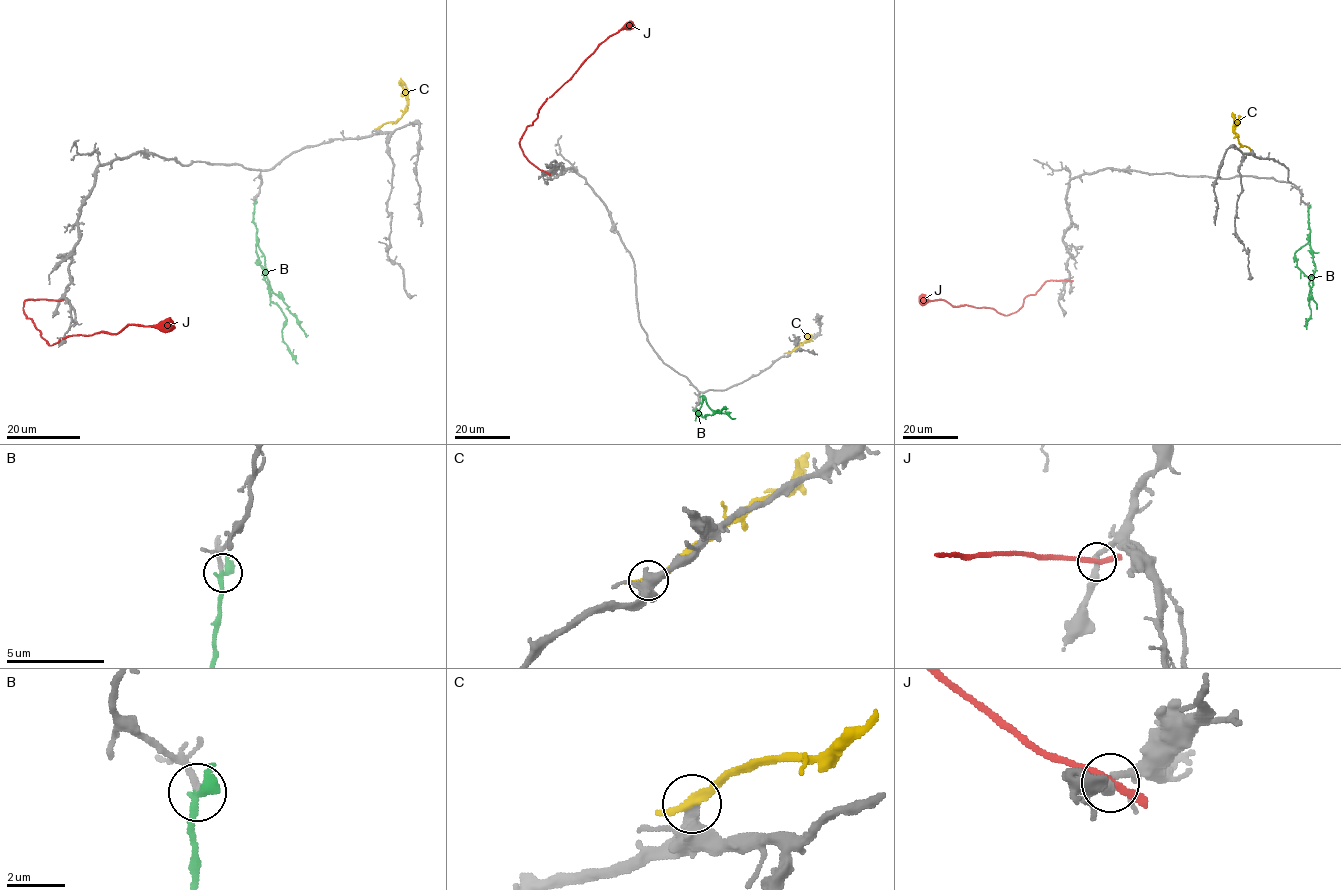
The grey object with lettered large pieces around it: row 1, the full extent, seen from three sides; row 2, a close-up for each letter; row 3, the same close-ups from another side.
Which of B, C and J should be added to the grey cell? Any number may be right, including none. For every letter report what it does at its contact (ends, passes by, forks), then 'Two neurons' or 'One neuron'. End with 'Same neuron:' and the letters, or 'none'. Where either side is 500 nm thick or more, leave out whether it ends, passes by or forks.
B: It ends there. One neuron
C: It passes by. Two neurons
J: It passes by. Two neurons
Same neuron: B

